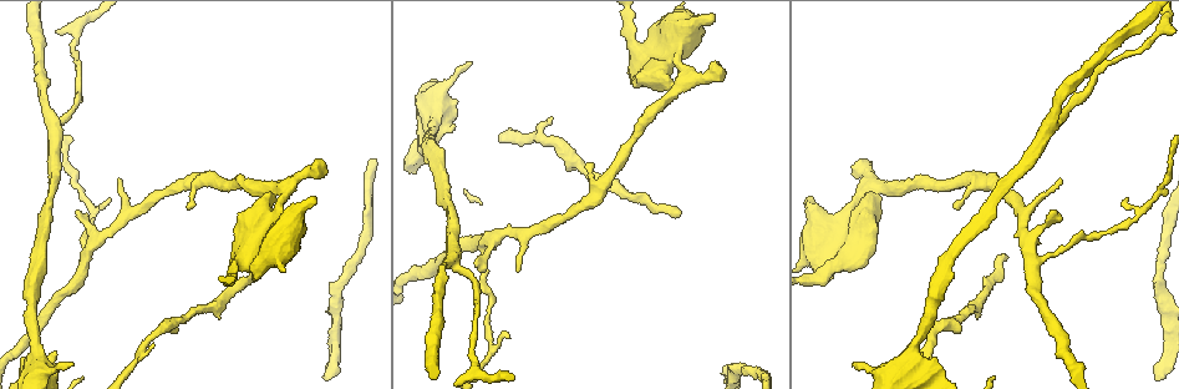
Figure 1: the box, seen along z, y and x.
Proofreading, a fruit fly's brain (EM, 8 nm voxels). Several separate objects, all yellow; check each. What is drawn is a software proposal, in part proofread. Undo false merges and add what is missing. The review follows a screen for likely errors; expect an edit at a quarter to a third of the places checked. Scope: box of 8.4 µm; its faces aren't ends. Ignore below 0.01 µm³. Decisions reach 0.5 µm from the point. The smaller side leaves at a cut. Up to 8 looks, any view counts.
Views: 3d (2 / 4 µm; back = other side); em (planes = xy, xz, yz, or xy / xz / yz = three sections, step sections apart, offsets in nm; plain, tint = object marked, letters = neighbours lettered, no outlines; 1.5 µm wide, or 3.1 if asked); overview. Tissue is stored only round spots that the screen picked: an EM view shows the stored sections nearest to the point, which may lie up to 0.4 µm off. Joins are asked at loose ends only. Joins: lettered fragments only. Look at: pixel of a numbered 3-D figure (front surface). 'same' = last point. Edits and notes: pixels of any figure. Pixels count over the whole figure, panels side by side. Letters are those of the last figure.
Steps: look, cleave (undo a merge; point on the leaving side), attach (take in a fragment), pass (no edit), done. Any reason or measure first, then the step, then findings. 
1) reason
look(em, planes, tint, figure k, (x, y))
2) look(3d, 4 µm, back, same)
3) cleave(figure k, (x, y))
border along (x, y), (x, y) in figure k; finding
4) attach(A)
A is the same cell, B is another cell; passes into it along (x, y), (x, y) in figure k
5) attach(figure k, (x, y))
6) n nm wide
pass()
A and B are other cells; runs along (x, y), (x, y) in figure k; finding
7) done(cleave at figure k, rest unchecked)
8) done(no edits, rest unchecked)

thin end
look(3d, 2 µm, figure 1, (551, 118))

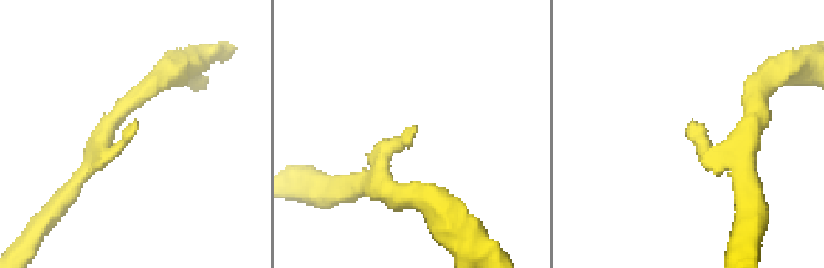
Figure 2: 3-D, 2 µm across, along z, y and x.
shape alone is not enough
look(em, planes, letters, figure 2, (416, 130))

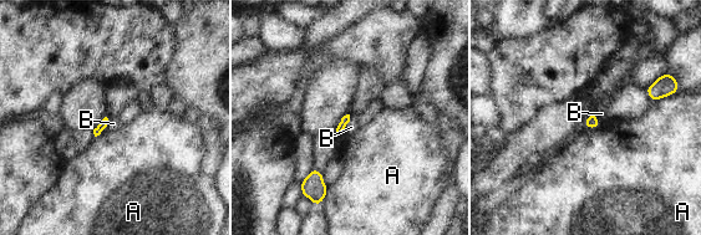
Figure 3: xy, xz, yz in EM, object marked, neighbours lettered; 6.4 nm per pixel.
pass()
A and B are other cells; border along (350, 116), (343, 133) in figure 3; no lettered fragment goes on from it

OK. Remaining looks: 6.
branch stops here
look(3d, 4 µm, figure 1, (864, 173))

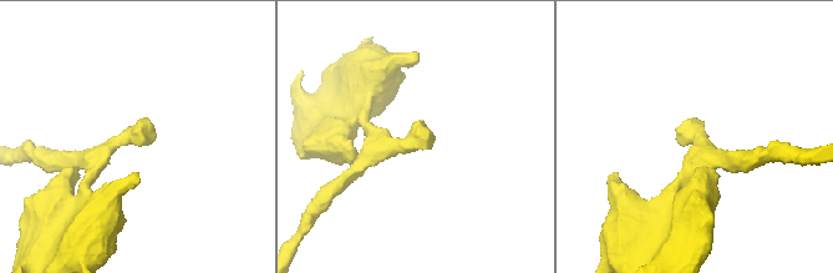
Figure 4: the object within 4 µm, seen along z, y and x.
need the tissue
look(em, yz, step 8, letters, figure 4, (435, 136))

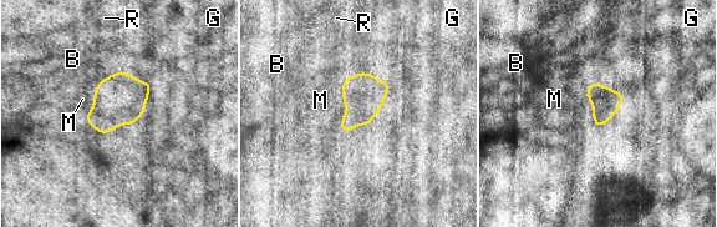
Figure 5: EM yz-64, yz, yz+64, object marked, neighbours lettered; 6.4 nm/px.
cut it another way
look(em, xz, step 8, letters, same)

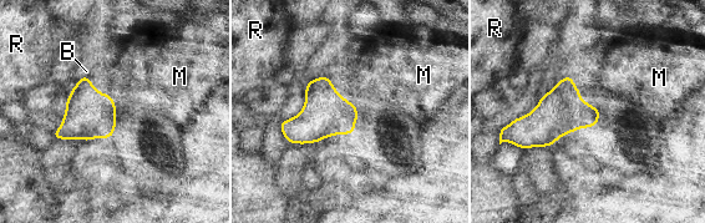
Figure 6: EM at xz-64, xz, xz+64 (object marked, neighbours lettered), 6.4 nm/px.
attach(M)
M is the same cell, B and R are other cells; passes into it along (561, 111), (581, 96), (599, 69) in figure 6; the cell continues

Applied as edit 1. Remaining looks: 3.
branch stops here
look(em, xy, step 8, tint, figure 1, (1004, 253))

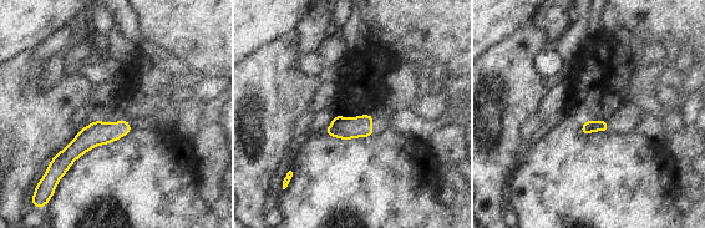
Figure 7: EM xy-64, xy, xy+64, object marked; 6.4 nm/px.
cut it another way
look(em, xz, step 4, letters, same)

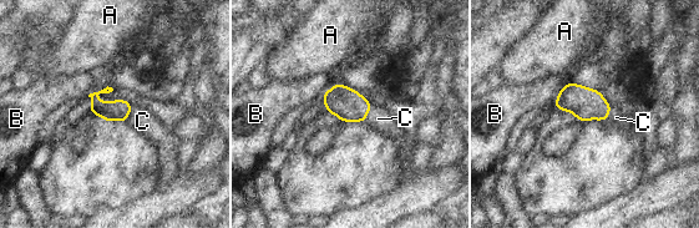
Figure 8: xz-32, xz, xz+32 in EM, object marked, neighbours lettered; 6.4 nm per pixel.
attach(C)
C is the same cell, A and B are other cells; passes into it along (118, 110), (128, 115), (142, 121) in figure 8; it goes on there

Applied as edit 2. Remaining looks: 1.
done(attach at figure 6, attach at figure 8, rest unchecked)

